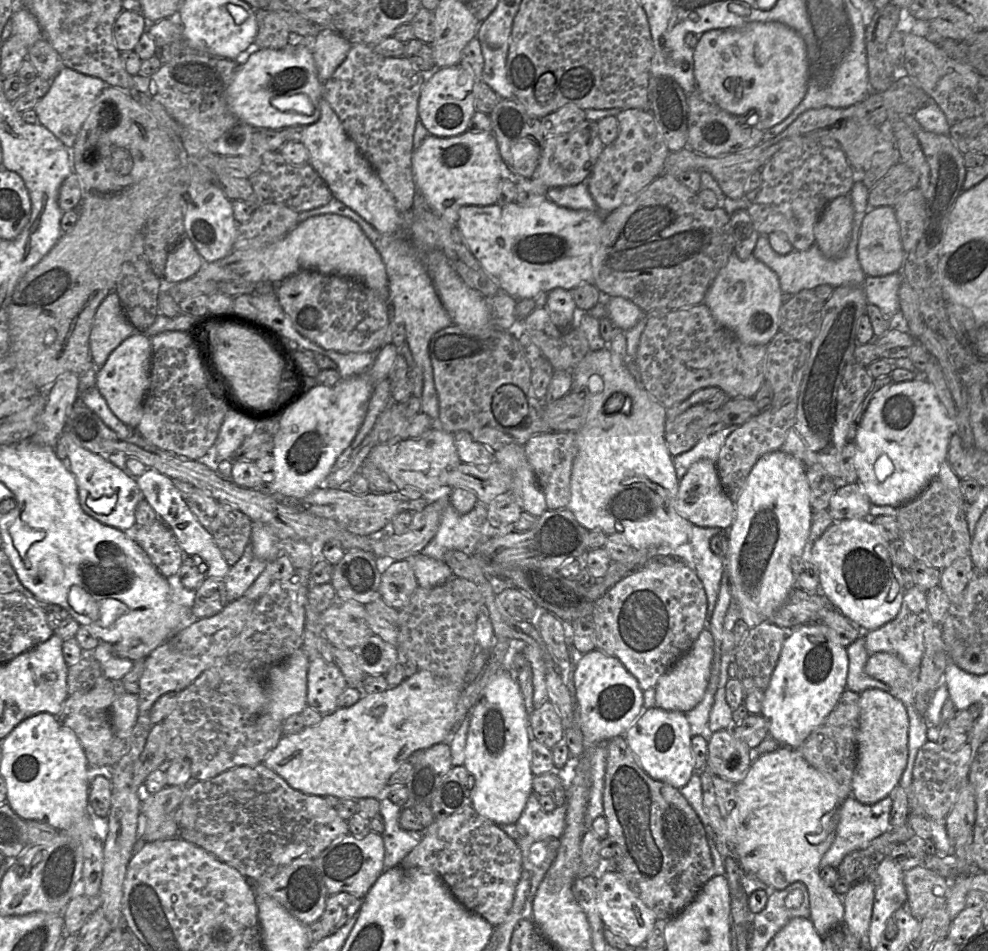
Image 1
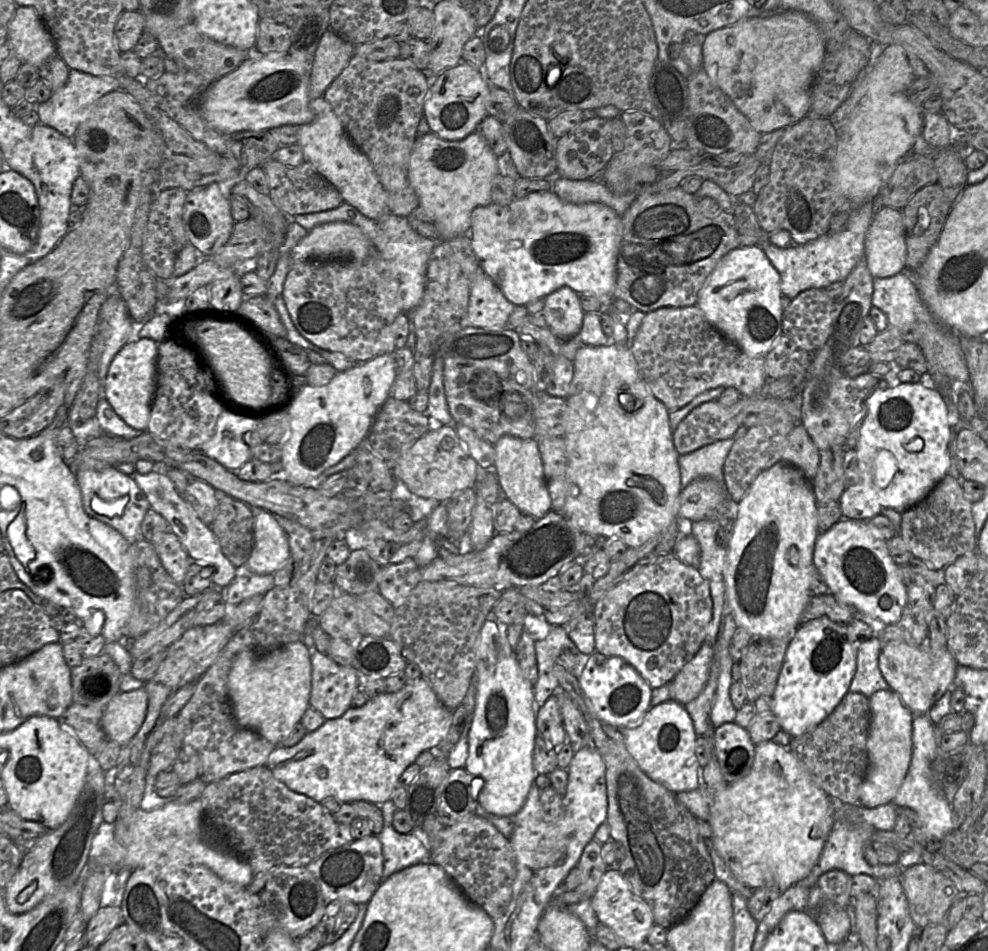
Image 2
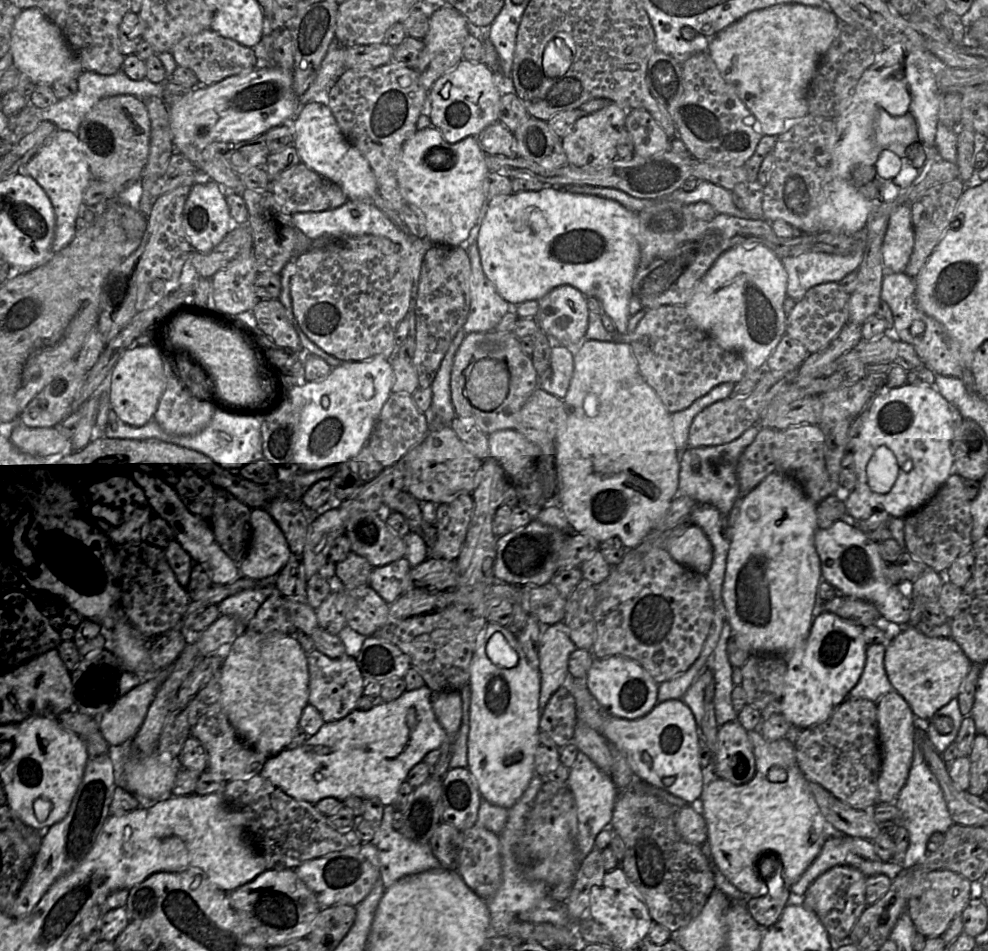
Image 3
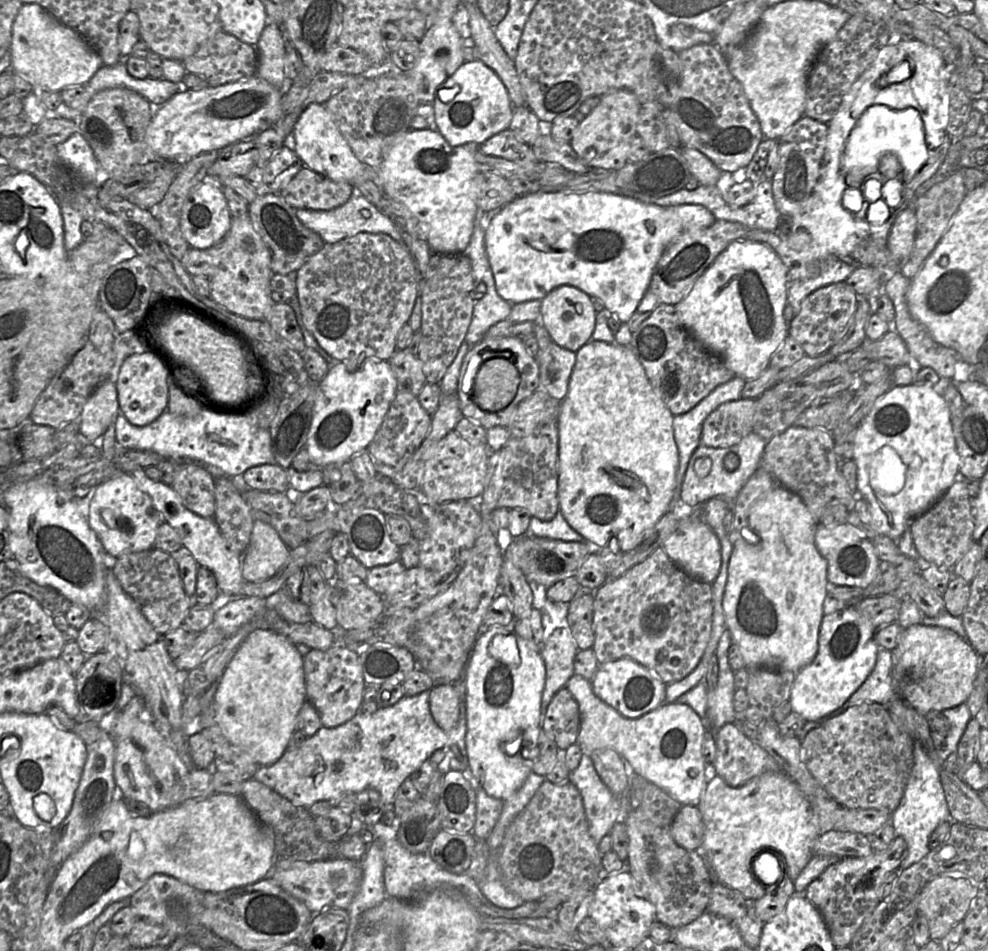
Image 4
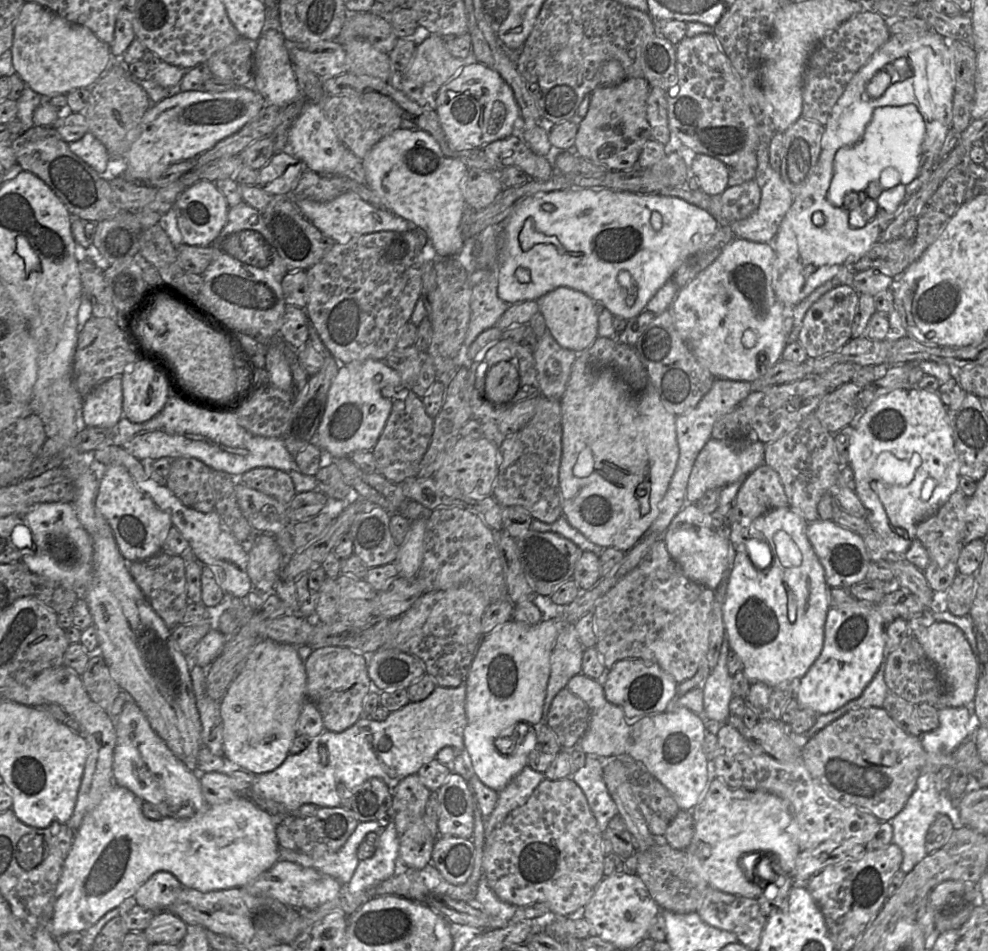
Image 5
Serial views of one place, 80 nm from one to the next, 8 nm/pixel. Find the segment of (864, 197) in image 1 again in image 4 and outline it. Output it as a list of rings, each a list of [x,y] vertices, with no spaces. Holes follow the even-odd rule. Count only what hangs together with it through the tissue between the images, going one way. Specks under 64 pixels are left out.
[[[827,258],[812,264],[790,266],[787,273],[787,300],[794,316],[801,302],[813,291],[846,281],[856,268],[839,258]]]

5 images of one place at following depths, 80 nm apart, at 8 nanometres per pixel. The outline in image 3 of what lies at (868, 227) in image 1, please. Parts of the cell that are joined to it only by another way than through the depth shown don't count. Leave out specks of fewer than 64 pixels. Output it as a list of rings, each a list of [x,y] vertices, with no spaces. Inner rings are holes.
[[[902,204],[896,206],[890,214],[882,245],[885,275],[905,271],[913,252],[914,239],[910,205]]]

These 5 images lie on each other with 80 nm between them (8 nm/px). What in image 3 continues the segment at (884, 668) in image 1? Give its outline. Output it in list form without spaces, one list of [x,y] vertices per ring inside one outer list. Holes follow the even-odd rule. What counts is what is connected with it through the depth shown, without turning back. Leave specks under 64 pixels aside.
[[[904,626],[900,633],[886,645],[884,668],[893,691],[900,694],[910,706],[915,719],[932,719],[935,712],[957,698],[960,686],[968,675],[972,662],[959,645],[951,638],[931,638],[923,635],[917,628]]]

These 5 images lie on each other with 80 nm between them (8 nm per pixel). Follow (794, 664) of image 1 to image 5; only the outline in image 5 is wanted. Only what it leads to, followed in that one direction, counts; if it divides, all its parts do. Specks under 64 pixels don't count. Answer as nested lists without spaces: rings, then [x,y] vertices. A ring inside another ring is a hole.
[[[856,602],[830,608],[824,626],[821,654],[796,685],[795,699],[800,709],[824,715],[858,698],[885,658],[884,628],[882,618],[872,604]]]

